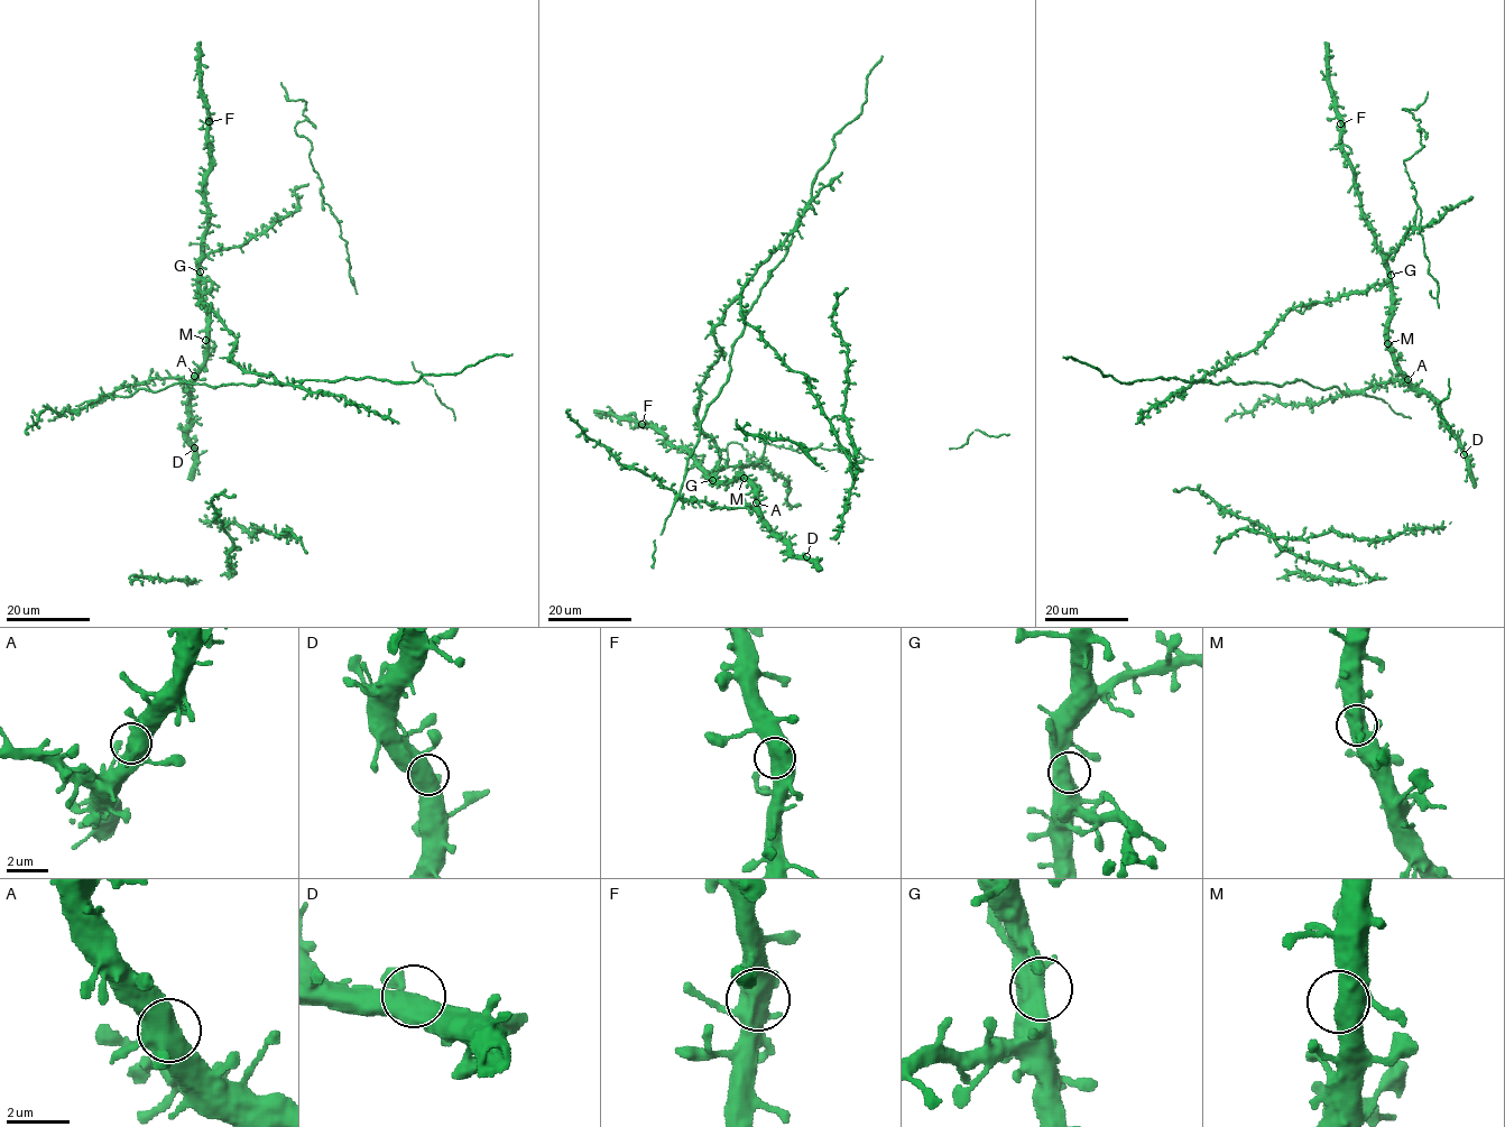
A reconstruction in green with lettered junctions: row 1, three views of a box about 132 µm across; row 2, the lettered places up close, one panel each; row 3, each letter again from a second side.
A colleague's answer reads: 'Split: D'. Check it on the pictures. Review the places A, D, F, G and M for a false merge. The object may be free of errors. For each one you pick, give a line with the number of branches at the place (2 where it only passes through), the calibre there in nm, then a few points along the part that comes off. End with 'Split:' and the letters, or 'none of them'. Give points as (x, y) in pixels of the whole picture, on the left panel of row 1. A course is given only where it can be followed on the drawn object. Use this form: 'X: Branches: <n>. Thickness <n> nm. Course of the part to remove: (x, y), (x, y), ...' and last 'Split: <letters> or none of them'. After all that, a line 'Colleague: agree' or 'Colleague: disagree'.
Split: none of them
Colleague: disagree

